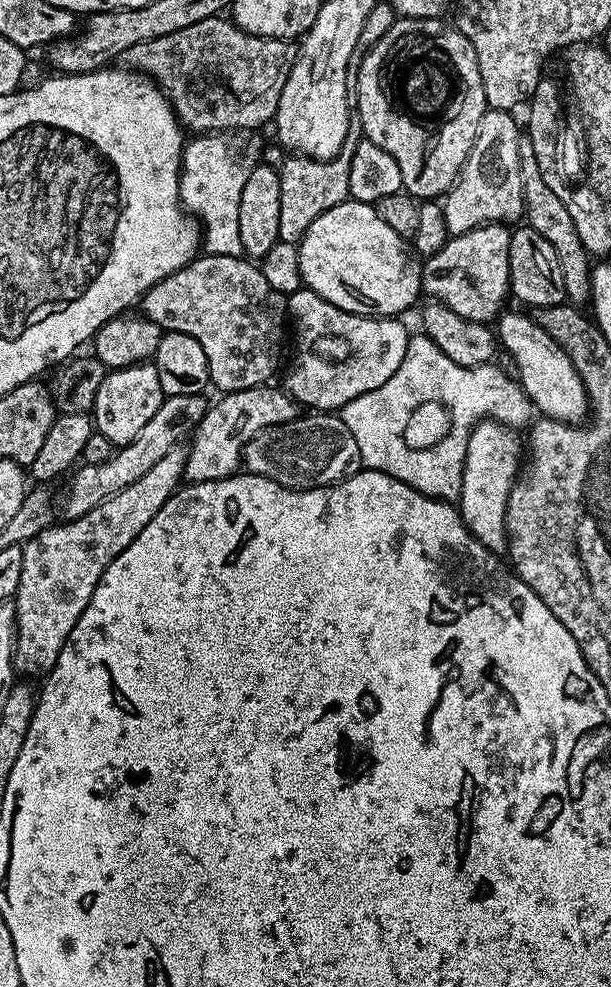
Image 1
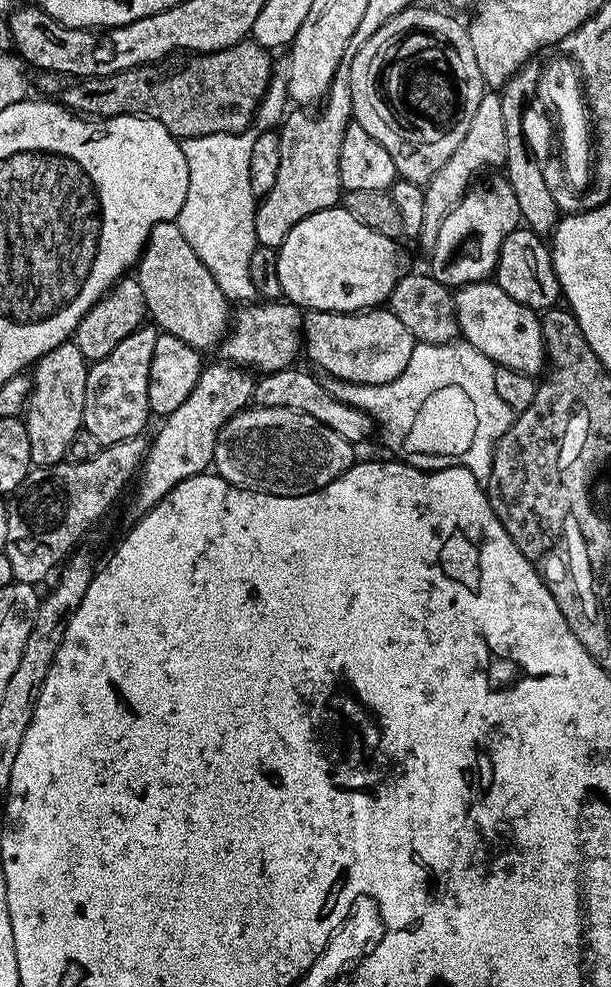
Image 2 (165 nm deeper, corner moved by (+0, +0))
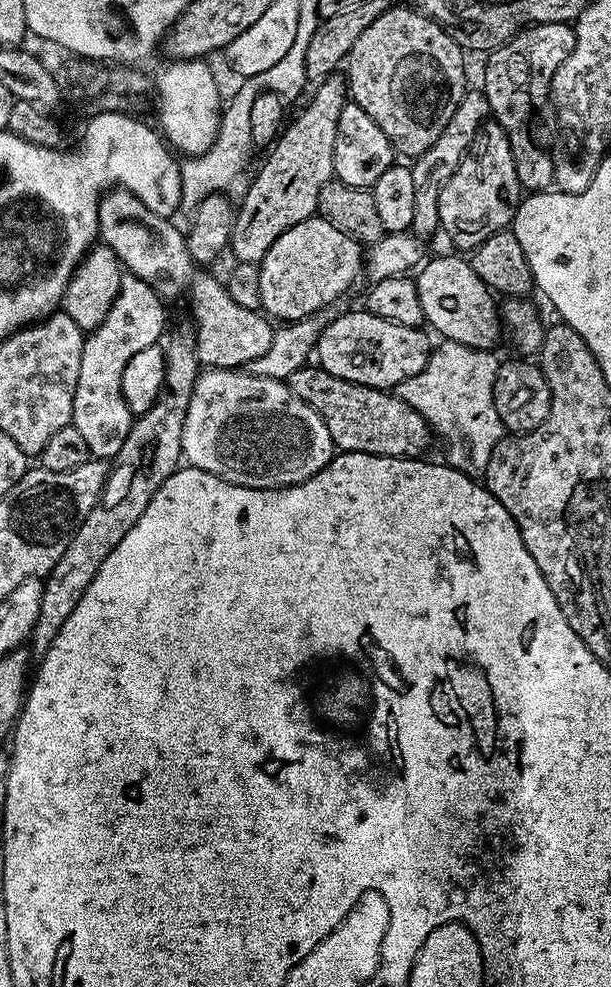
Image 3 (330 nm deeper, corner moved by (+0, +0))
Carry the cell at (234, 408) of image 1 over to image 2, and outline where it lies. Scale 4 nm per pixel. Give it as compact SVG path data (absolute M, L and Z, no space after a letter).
M300 366L283 368L277 372L261 375L256 382L254 400L257 405L266 408L289 408L298 410L302 414L310 414L314 418L318 418L318 422L330 426L330 430L334 430L334 434L342 434L342 438L346 438L354 446L360 446L360 443L371 432L372 435L374 432L372 417L368 413L334 398L334 394L330 390L326 390L325 386L321 386L319 382L315 381L311 371L304 370L303 372Z

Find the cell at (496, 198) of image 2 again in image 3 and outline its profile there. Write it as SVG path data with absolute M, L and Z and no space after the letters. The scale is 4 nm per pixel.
M485 122L476 132L474 142L470 142L468 152L462 158L458 170L454 170L450 182L442 186L442 194L438 194L440 228L452 239L452 244L456 247L453 249L464 254L471 253L479 244L486 242L490 234L498 234L511 225L513 218L516 217L516 210L520 207L521 199L522 189L518 182L518 174L514 170L514 158L510 158L510 142L502 126L498 126L495 122Z

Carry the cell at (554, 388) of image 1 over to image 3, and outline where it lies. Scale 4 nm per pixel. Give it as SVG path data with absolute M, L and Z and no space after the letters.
M452 255L456 256L434 257L428 265L425 263L419 269L420 276L415 277L418 302L422 302L427 327L441 332L444 340L453 340L471 348L495 349L500 336L502 340L502 321L497 297L482 282L482 278L474 274L471 263L463 255Z

